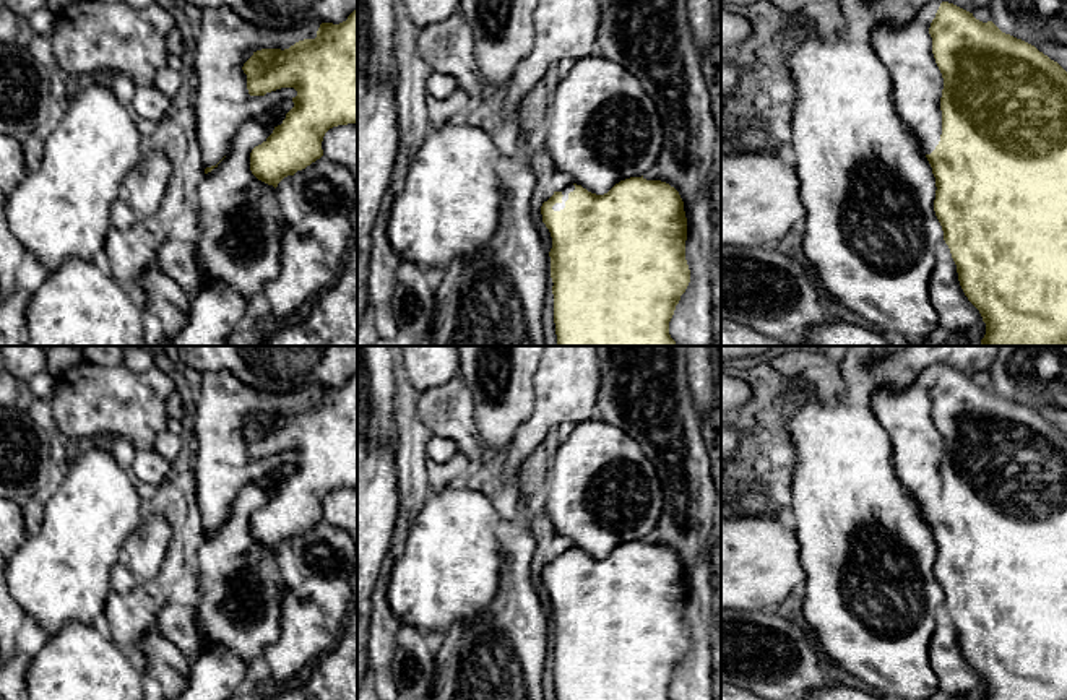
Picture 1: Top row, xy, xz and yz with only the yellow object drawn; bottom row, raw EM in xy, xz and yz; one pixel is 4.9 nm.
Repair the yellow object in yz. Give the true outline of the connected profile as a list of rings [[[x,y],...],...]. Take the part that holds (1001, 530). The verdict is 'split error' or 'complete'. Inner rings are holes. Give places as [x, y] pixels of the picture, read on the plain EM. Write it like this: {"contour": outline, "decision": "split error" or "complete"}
{"contour": [[[948,365],[924,370],[908,388],[879,390],[870,406],[890,439],[896,474],[932,531],[937,551],[934,575],[957,629],[960,650],[986,687],[984,700],[1067,700],[1067,435],[1035,409]]], "decision": "split error"}

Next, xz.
{"contour": [[[630,541],[596,559],[572,547],[542,567],[551,596],[551,642],[557,700],[671,700],[669,685],[690,646],[685,624],[687,581],[679,555],[666,546]]], "decision": "split error"}

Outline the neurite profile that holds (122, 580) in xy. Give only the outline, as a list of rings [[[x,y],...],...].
[[[119,560],[110,572],[112,591],[127,594],[135,588],[136,583],[138,580],[130,572],[130,568],[122,560]]]

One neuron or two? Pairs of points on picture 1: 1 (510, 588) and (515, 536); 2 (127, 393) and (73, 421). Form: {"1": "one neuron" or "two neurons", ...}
{"1": "one neuron", "2": "one neuron"}

